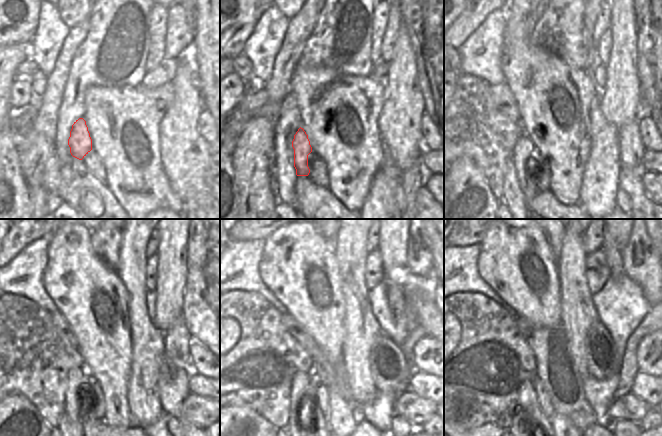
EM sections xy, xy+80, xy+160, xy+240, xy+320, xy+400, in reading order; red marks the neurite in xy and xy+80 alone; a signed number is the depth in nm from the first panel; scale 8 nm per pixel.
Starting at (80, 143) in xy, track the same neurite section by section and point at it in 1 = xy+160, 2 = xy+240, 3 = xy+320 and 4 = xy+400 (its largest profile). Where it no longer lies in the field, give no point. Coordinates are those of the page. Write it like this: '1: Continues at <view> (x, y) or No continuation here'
1: Continues at xy+160 (524, 149)
2: Continues at xy+240 (84, 422)
3: Continues at xy+320 (306, 422)
4: Continues at xy+400 (528, 422)

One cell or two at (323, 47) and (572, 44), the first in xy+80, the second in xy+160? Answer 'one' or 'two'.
one

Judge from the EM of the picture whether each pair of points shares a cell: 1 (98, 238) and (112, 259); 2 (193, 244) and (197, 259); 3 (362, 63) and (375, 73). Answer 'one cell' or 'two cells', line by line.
1: one cell
2: one cell
3: two cells

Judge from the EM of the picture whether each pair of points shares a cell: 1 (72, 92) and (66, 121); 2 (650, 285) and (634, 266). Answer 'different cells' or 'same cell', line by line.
1: same cell
2: same cell

